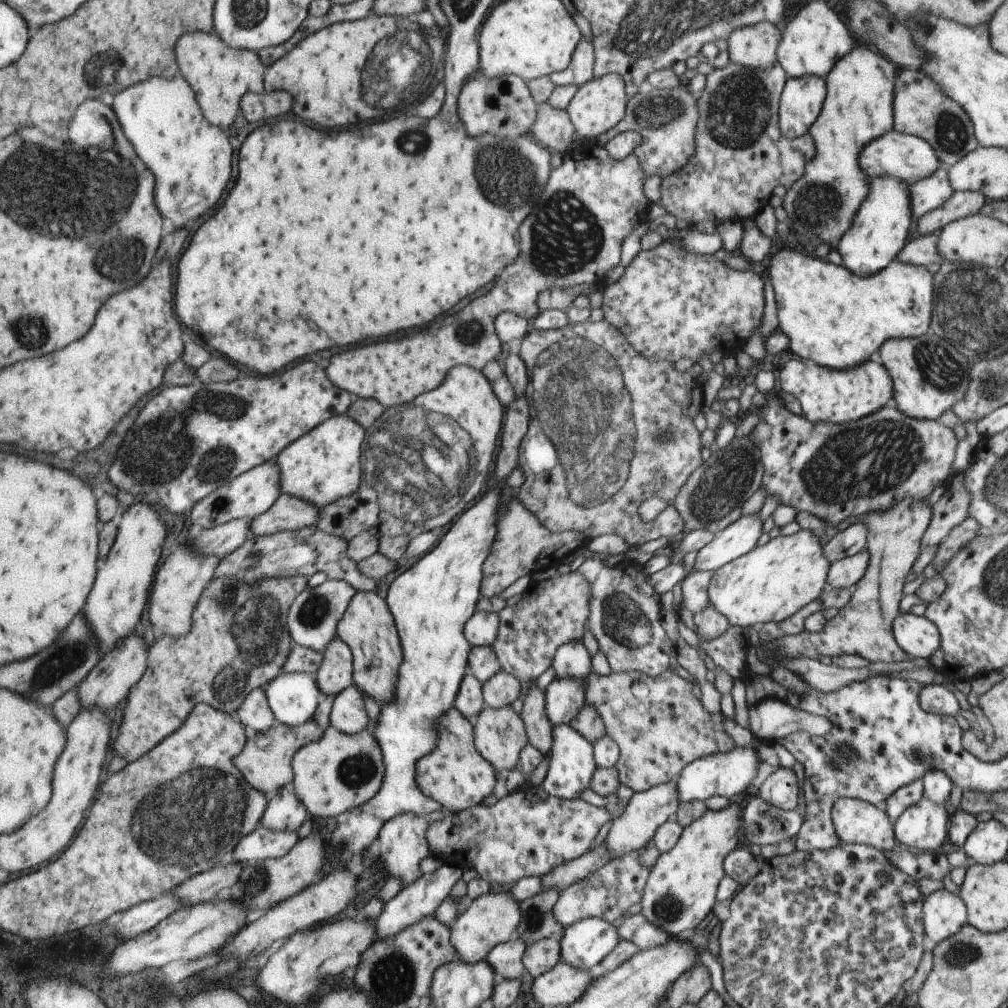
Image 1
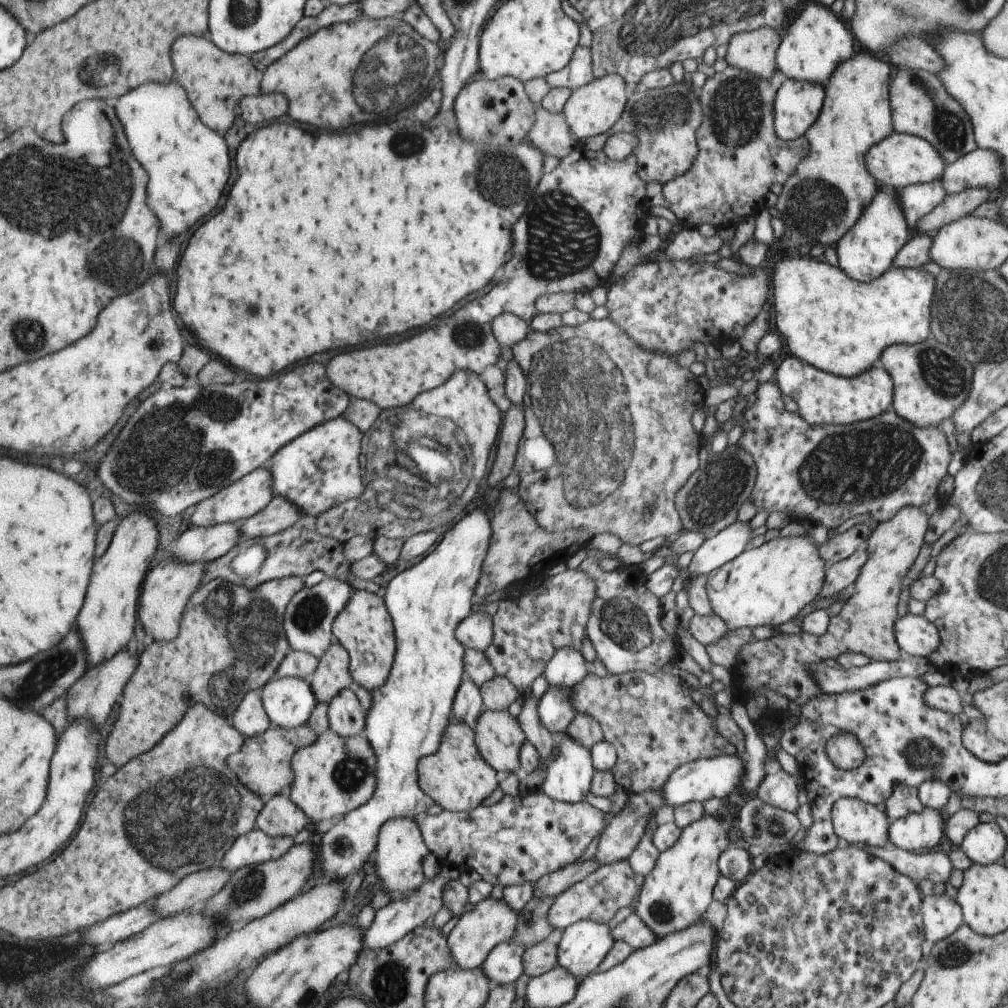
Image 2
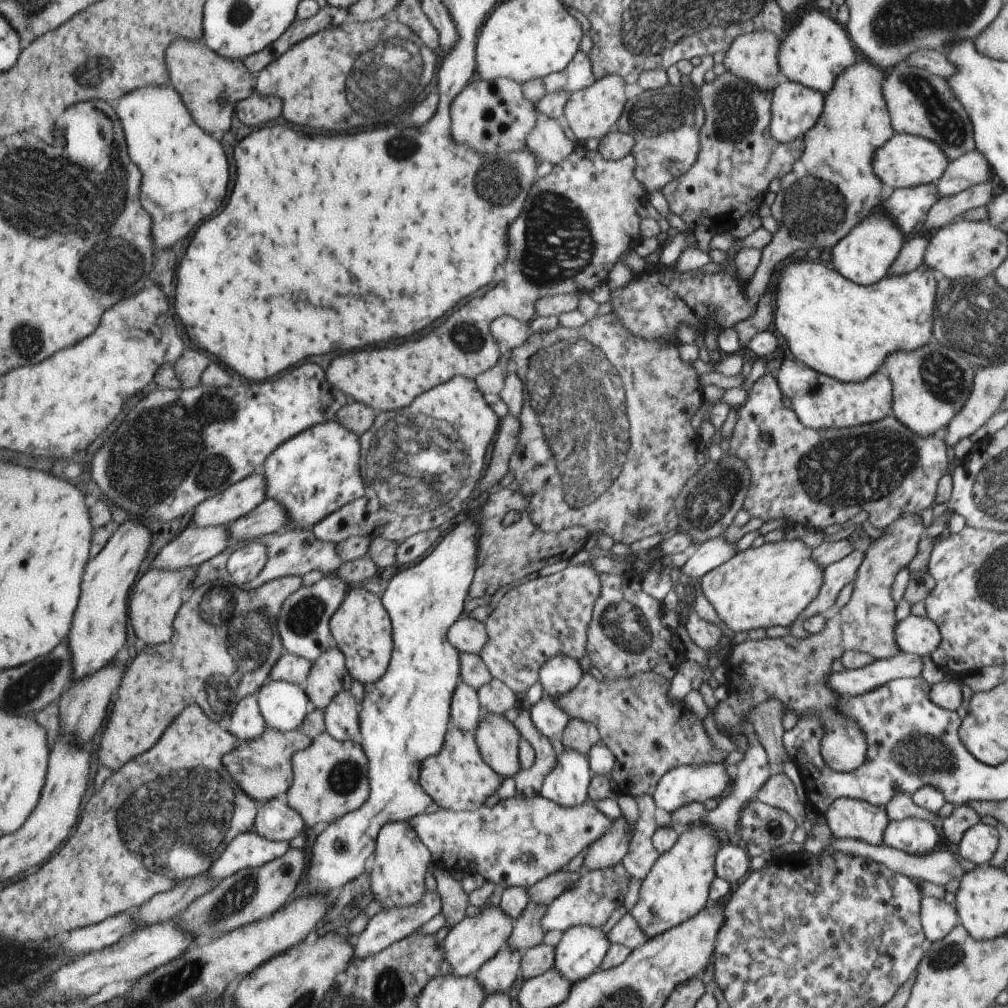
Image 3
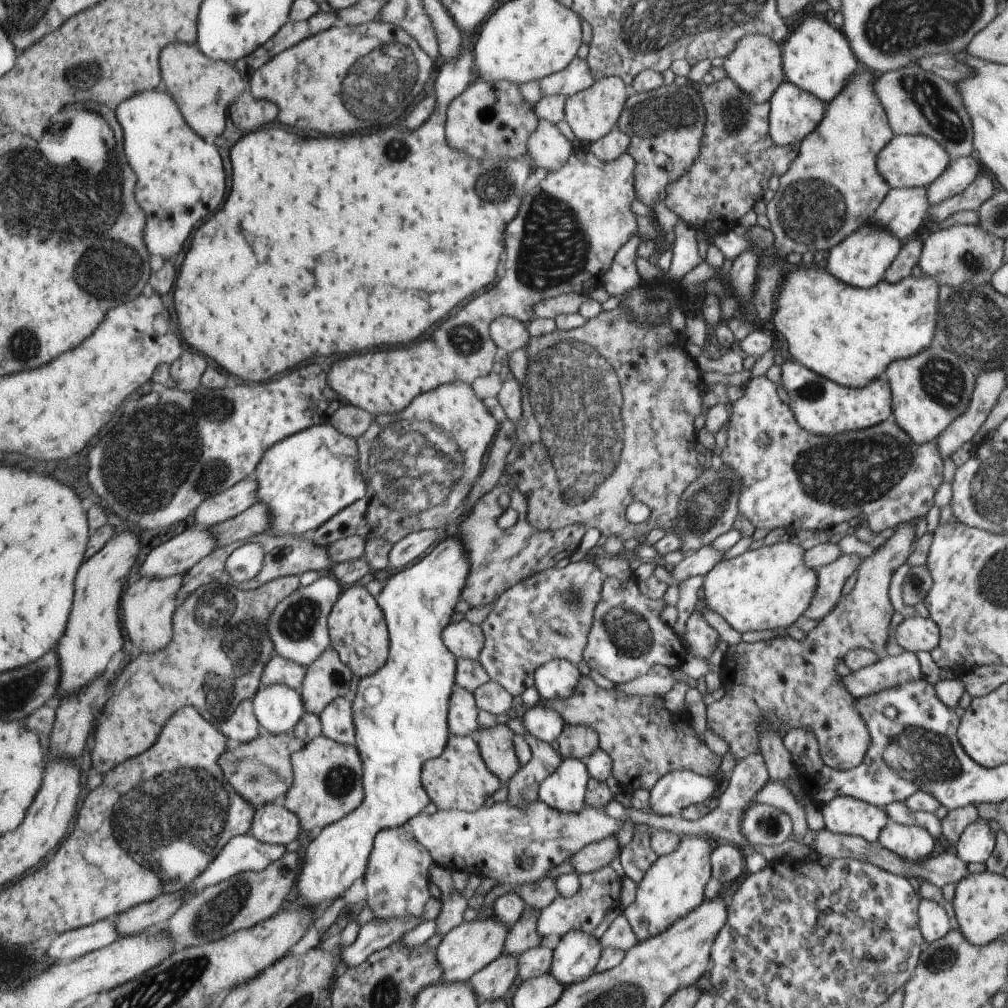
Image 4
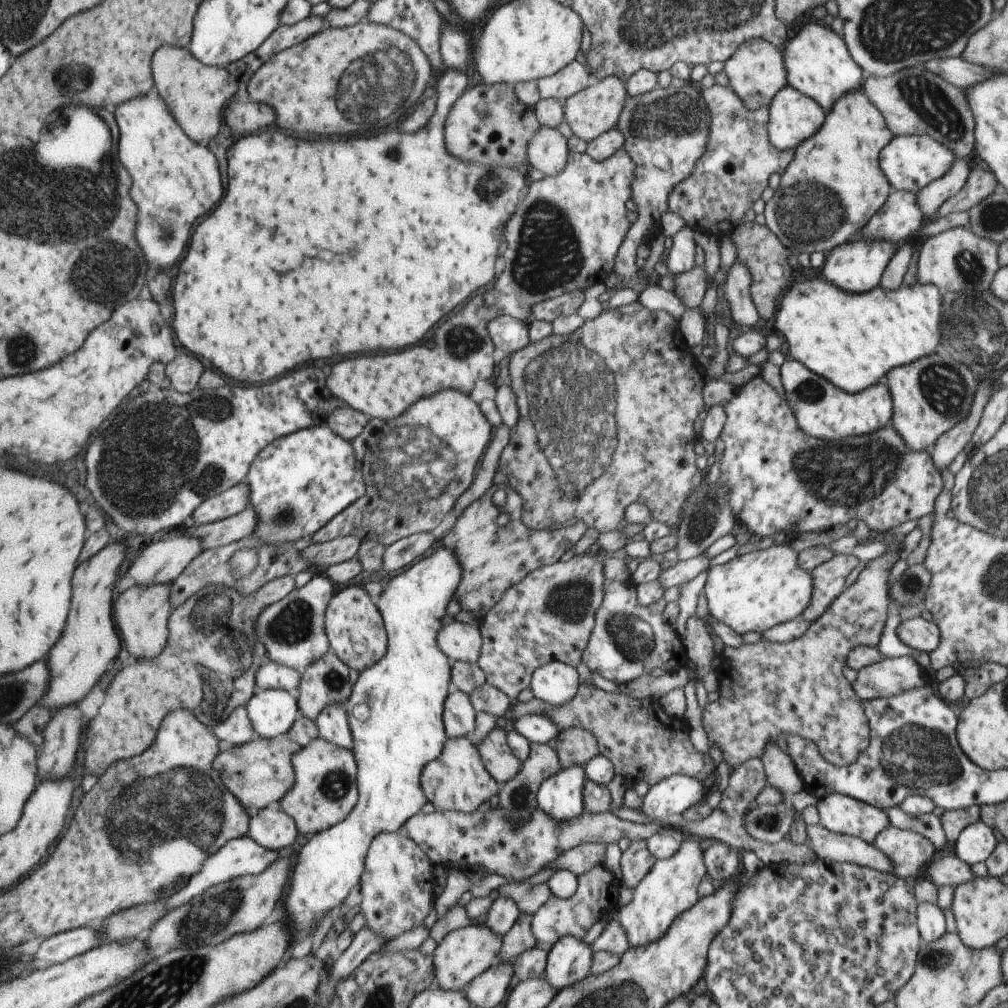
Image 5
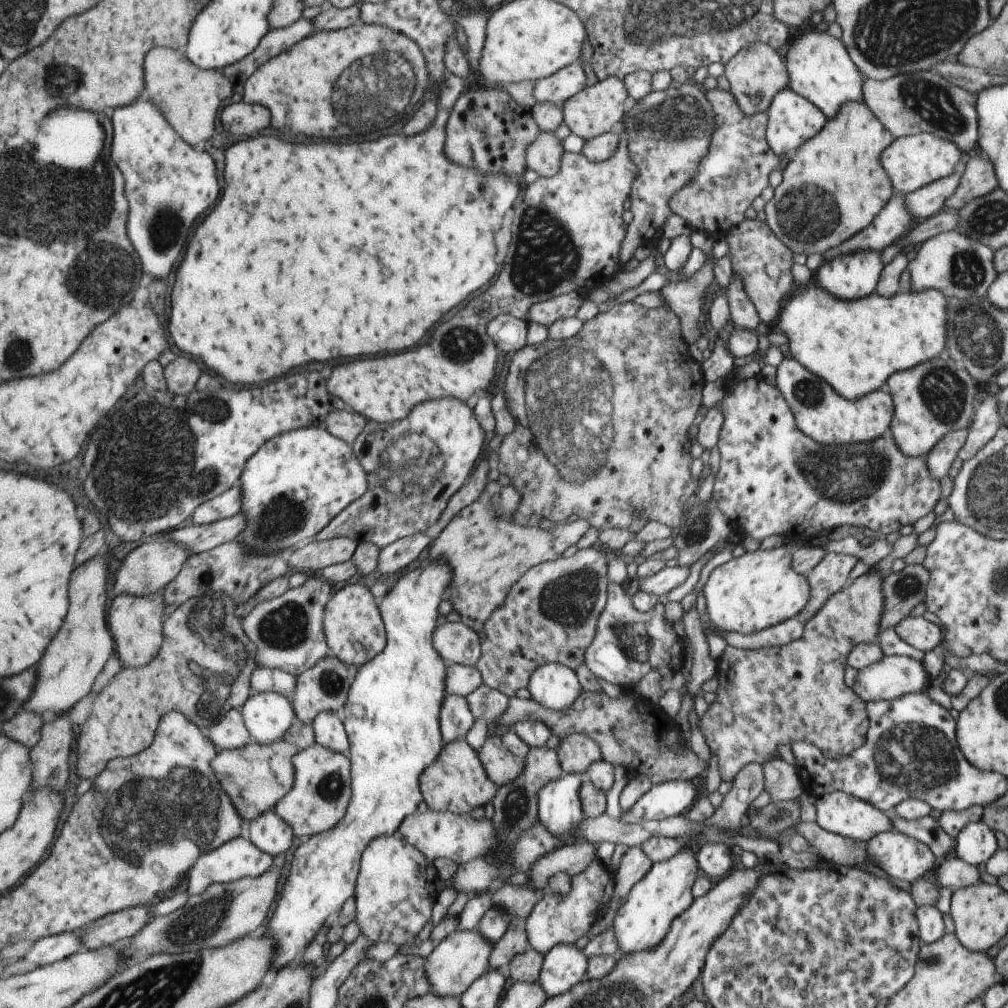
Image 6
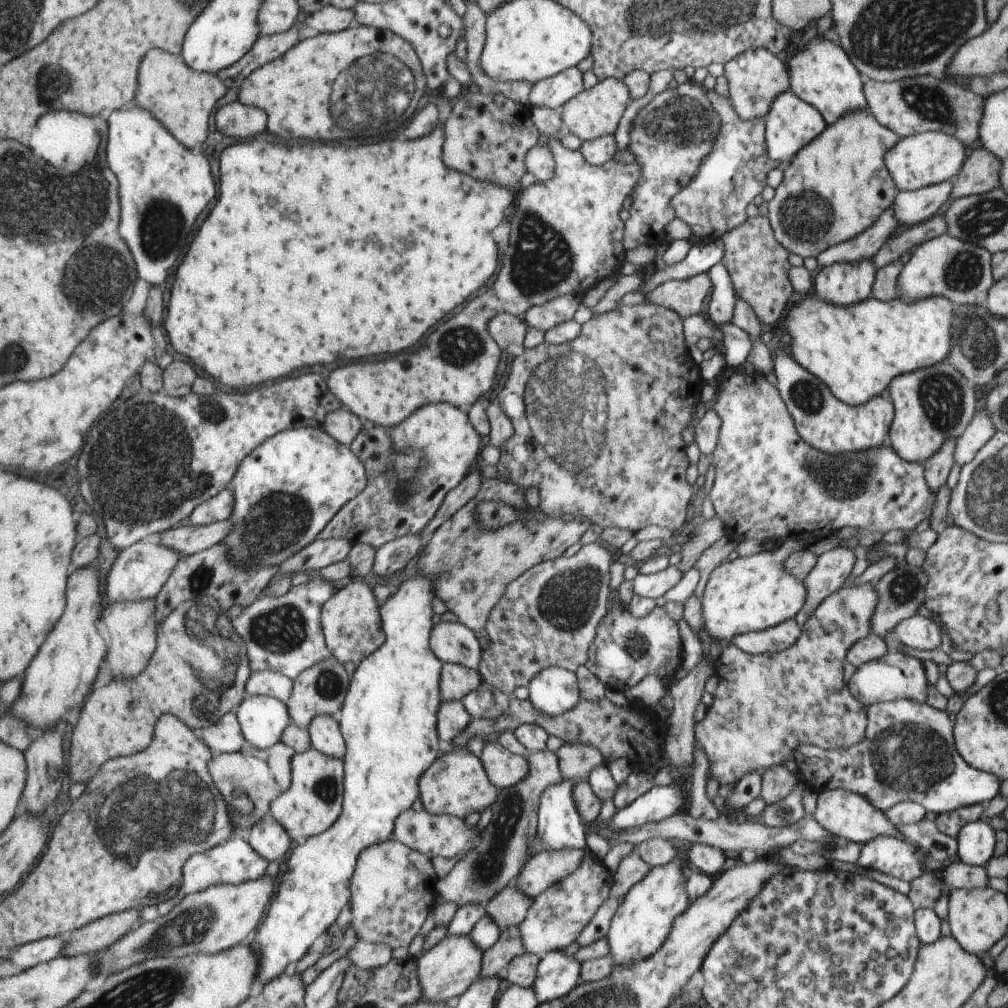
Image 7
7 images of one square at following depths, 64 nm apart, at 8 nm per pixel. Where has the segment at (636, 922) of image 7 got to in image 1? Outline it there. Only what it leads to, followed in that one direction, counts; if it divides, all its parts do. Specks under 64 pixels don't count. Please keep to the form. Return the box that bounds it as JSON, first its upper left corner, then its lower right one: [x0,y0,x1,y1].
[642,803,740,937]

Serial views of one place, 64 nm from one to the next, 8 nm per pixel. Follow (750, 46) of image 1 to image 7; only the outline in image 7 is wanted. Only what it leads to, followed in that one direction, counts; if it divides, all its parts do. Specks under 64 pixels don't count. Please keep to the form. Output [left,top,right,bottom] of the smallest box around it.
[725,48,790,120]

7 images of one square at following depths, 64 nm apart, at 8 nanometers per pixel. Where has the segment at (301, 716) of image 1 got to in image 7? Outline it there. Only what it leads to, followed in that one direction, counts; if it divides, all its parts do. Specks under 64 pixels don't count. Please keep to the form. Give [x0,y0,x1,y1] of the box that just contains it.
[238,695,294,750]

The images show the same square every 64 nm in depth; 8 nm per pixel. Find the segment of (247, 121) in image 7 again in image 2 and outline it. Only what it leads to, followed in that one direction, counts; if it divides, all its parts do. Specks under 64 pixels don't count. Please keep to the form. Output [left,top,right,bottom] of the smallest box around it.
[240,93,290,124]

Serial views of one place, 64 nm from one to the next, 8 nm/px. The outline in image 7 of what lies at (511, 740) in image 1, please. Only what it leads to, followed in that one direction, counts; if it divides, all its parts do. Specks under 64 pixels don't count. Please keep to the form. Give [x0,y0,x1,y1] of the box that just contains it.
[479,742,529,788]

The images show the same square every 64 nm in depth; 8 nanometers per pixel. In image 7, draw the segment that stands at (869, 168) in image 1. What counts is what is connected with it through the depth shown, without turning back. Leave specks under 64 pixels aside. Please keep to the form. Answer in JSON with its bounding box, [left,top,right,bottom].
[885,131,966,192]

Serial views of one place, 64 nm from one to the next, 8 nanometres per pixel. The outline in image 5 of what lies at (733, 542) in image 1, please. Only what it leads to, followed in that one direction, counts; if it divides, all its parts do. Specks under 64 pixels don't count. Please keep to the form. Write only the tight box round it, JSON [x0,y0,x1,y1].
[657,553,710,591]

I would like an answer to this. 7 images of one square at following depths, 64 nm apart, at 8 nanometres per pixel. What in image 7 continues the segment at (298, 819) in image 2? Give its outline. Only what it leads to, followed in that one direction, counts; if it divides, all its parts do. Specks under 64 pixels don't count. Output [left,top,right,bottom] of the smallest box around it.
[249,817,294,862]

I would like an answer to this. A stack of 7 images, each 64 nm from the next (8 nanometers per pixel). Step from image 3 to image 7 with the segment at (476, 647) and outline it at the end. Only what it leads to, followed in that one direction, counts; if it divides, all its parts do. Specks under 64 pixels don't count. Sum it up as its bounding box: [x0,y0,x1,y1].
[431,621,482,669]

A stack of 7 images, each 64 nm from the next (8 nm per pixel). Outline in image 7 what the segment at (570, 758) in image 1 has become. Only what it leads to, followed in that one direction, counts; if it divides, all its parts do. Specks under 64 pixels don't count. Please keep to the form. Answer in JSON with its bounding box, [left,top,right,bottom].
[537,778,587,851]

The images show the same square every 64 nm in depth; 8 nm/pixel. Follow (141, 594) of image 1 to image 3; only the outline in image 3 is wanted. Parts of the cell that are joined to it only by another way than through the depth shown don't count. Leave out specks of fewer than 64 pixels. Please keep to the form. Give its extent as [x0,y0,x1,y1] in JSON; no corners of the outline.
[70,520,152,682]

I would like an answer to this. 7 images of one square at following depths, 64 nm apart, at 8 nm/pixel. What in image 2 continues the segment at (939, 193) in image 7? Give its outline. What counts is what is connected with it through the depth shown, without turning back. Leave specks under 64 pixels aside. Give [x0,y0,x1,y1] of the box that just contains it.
[941,148,1007,195]

